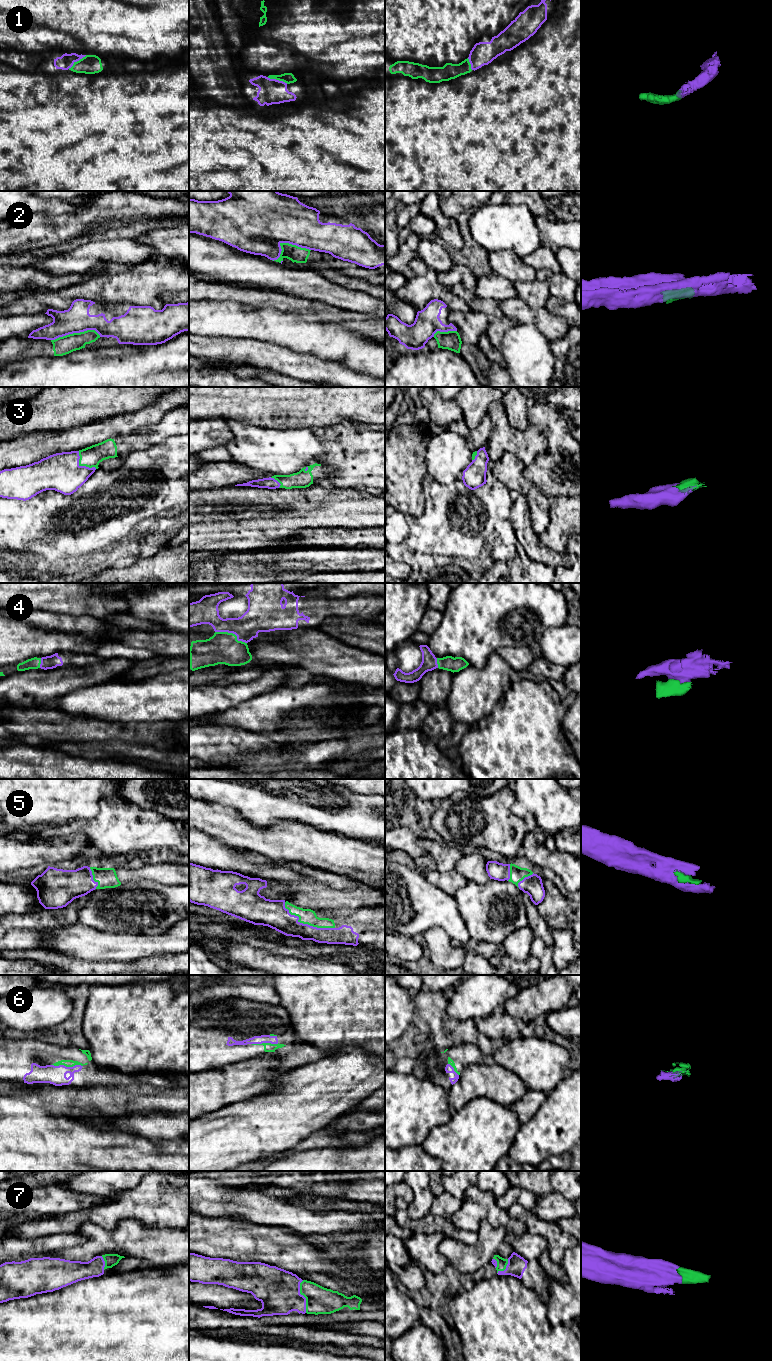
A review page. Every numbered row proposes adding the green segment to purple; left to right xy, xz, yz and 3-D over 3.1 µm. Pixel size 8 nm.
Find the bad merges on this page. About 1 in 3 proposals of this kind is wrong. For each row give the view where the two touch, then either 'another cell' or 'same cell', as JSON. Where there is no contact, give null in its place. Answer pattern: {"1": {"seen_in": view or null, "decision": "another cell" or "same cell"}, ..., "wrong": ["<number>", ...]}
{"1": {"seen_in": "xy", "decision": "same cell"}, "2": {"seen_in": "xz", "decision": "another cell"}, "3": {"seen_in": "xy", "decision": "same cell"}, "4": {"seen_in": "xz", "decision": "same cell"}, "5": {"seen_in": "xz", "decision": "same cell"}, "6": {"seen_in": "xy", "decision": "same cell"}, "7": {"seen_in": "xz", "decision": "same cell"}, "wrong": ["2"]}

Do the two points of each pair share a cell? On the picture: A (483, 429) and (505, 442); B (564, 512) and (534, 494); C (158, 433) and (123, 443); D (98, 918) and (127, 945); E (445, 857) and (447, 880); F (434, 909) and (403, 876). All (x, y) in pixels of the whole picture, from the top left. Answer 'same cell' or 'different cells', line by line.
A: different cells
B: different cells
C: same cell
D: different cells
E: different cells
F: same cell

